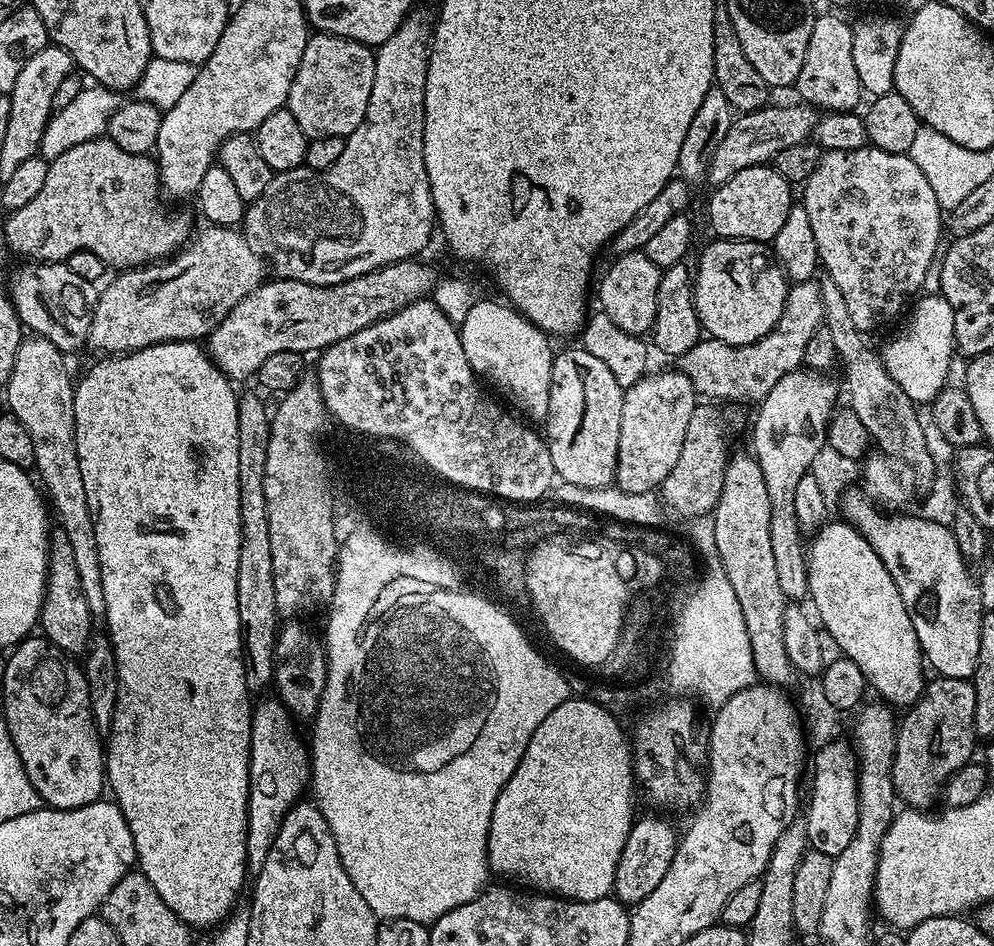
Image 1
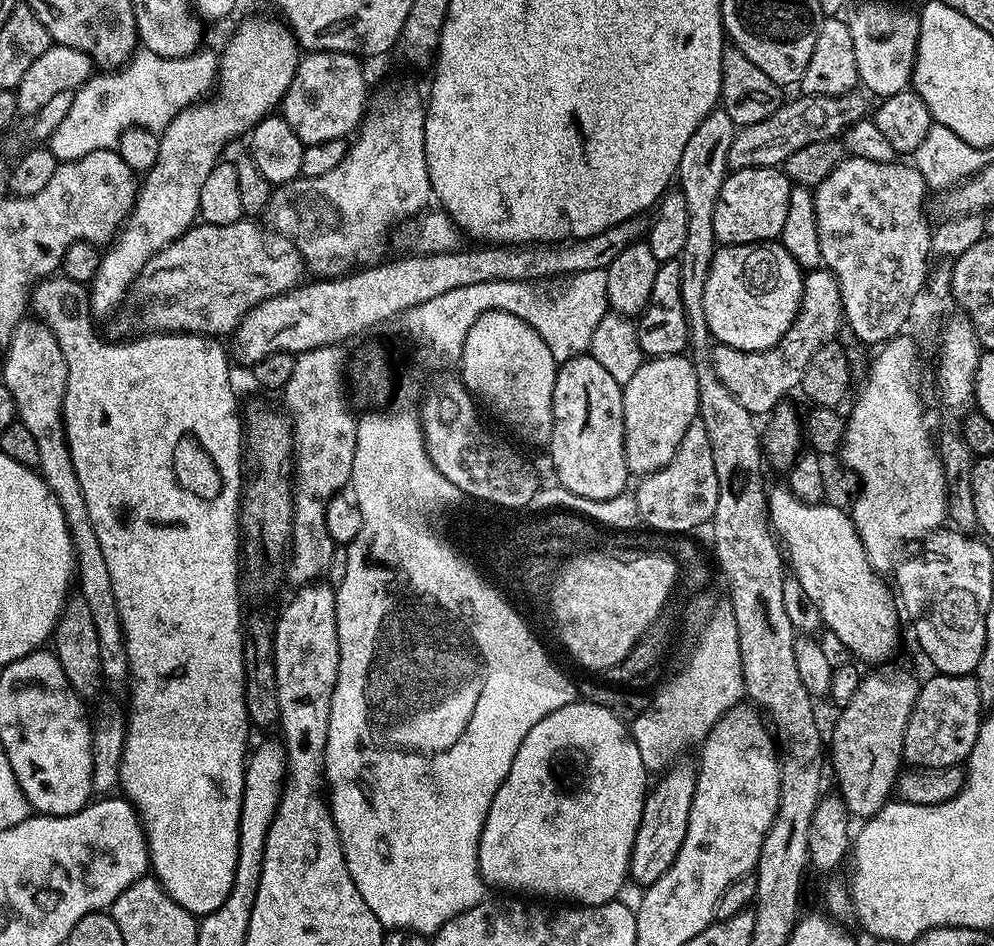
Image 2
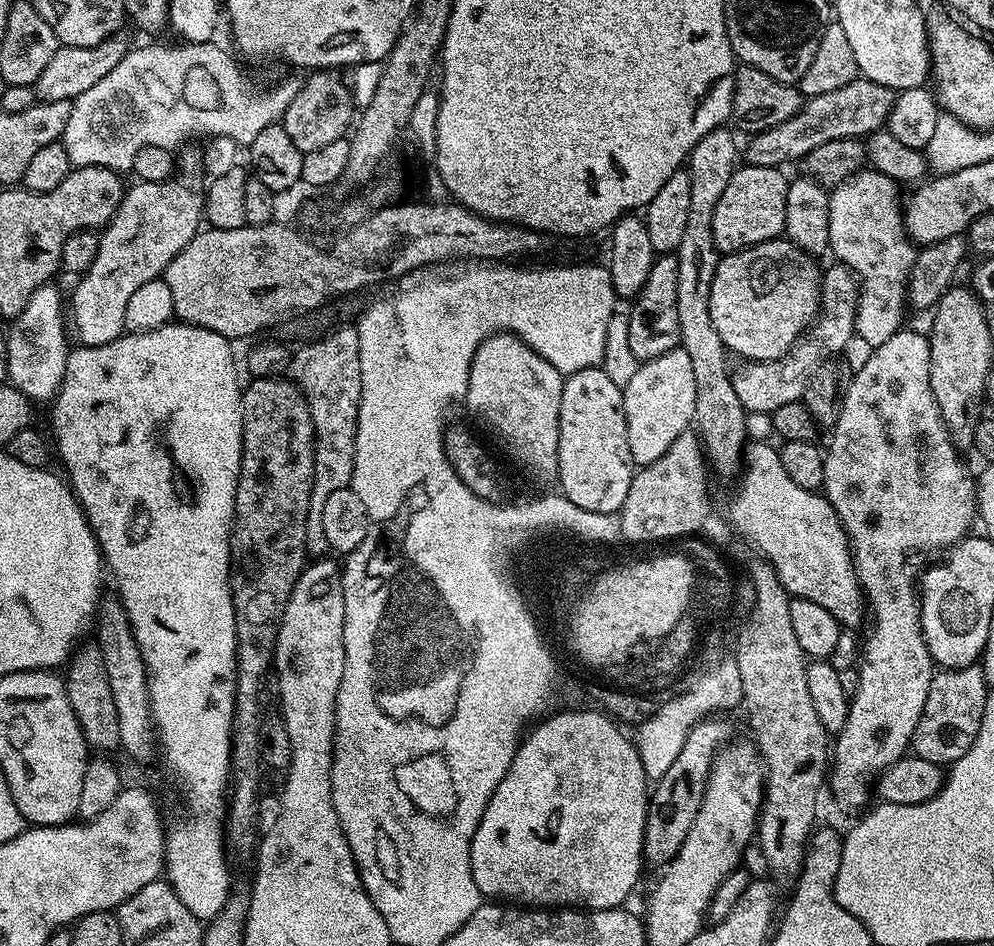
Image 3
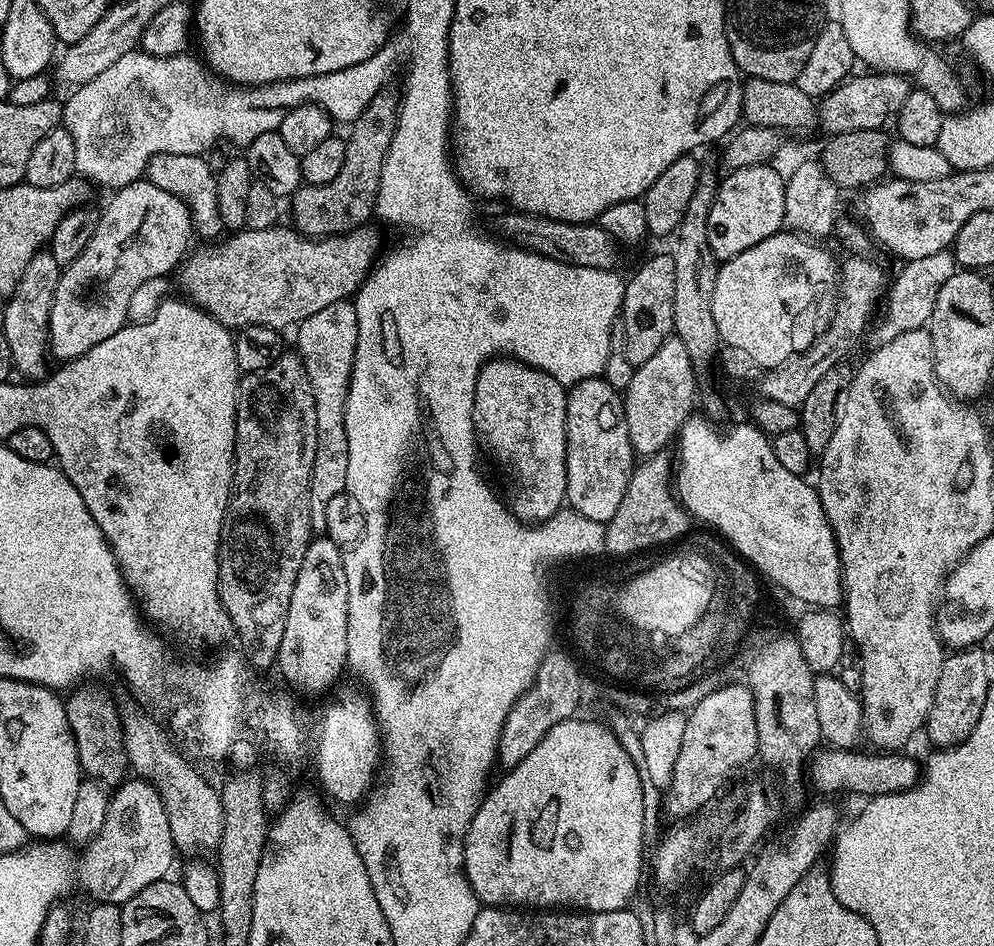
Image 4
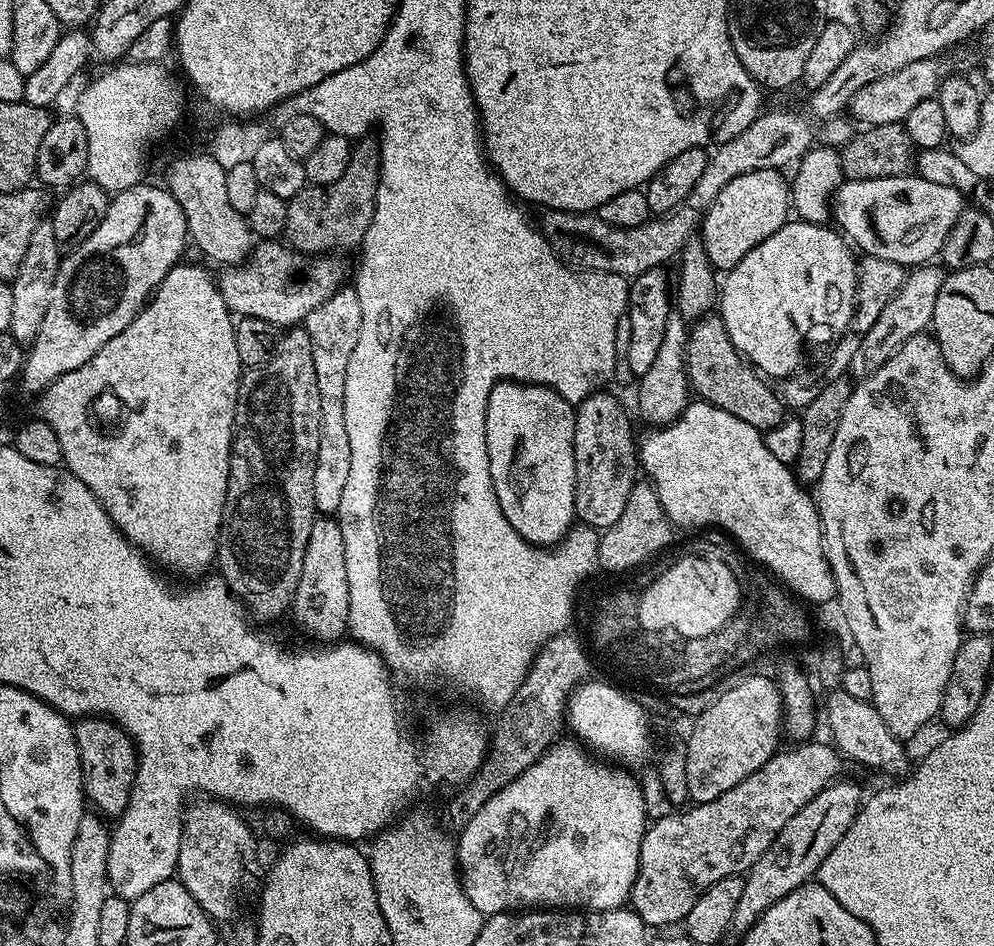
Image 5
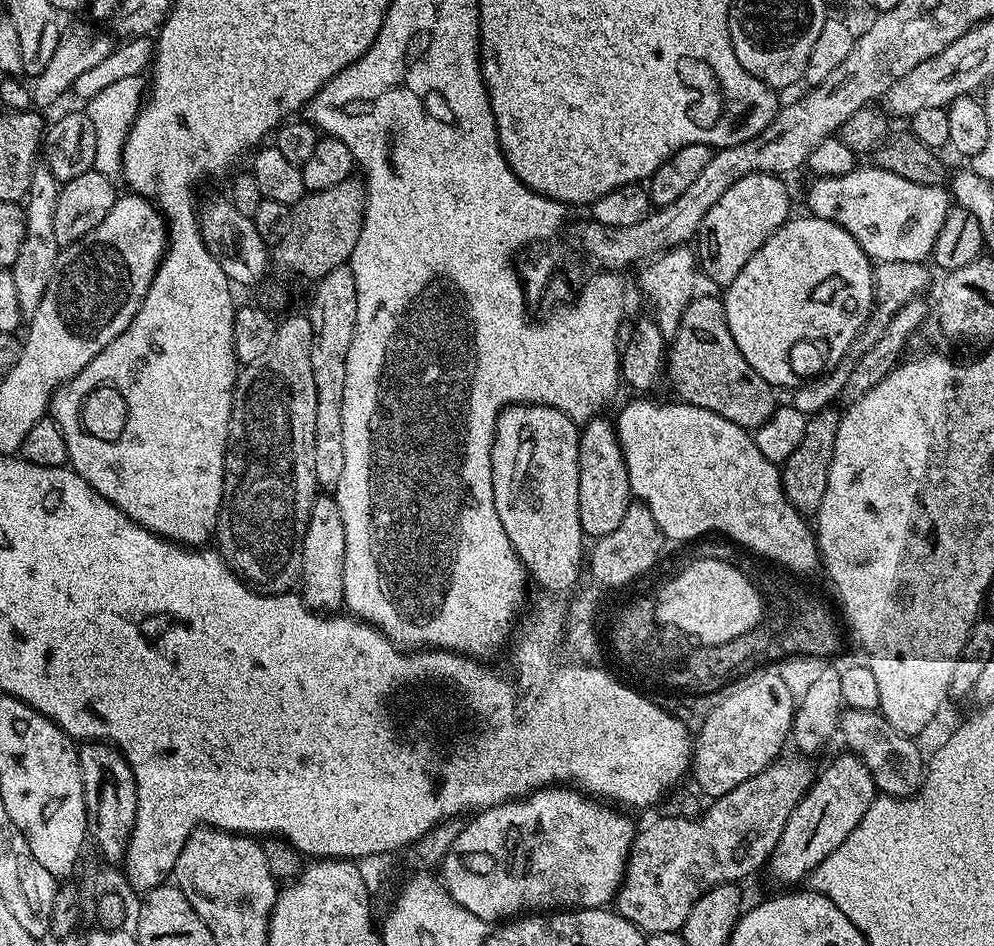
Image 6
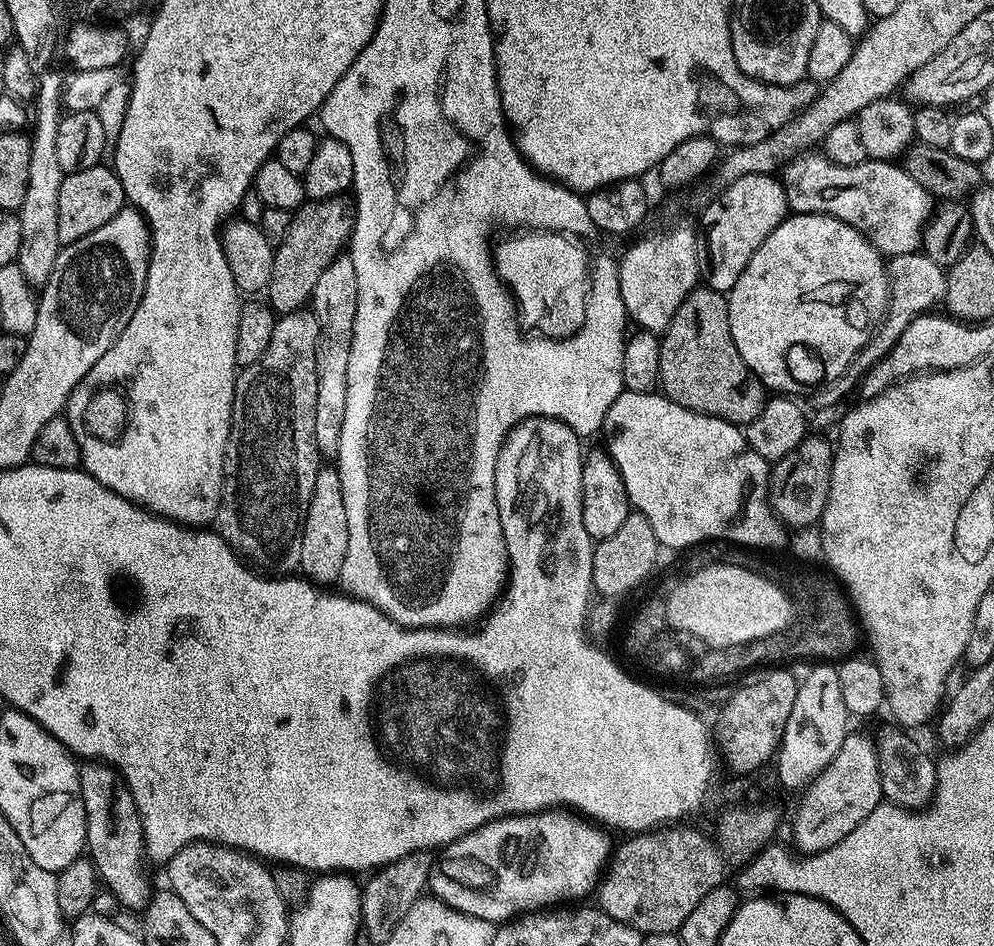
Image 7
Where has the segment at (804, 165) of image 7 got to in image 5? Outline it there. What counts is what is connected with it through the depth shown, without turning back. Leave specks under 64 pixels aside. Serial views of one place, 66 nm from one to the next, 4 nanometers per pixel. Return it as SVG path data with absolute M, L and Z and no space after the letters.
M919 174L891 176L890 178L845 179L830 201L830 216L835 227L865 256L886 258L886 262L898 262L905 266L924 266L939 257L946 242L946 234L958 222L966 207L965 193L954 186L941 186L938 182L926 182Z

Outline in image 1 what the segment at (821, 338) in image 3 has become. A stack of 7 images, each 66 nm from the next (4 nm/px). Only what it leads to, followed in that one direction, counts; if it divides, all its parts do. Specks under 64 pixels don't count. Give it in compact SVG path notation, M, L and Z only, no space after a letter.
M810 279L792 284L782 318L770 334L753 344L727 344L711 338L701 339L685 356L679 357L678 368L688 376L696 393L709 401L737 400L740 404L755 405L767 398L780 379L804 364L806 346L823 324L824 303L819 283Z

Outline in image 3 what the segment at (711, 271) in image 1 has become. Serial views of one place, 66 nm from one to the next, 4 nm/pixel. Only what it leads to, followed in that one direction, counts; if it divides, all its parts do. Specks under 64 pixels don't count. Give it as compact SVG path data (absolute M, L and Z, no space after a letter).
M787 238L767 240L752 248L743 248L741 252L729 252L721 255L716 262L714 282L710 286L710 319L714 321L714 330L722 338L729 353L744 356L745 361L777 360L790 351L792 345L800 339L809 327L810 321L817 315L820 306L821 269L816 269L817 261L803 252Z

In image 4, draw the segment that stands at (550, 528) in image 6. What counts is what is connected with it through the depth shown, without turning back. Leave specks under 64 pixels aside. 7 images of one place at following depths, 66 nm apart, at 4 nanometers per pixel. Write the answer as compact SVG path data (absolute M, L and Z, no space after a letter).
M493 358L480 370L475 394L475 412L479 439L488 443L494 459L500 463L504 476L508 479L506 503L517 520L536 526L552 519L565 507L568 487L566 486L566 406L568 392L541 368L532 368L515 358Z

